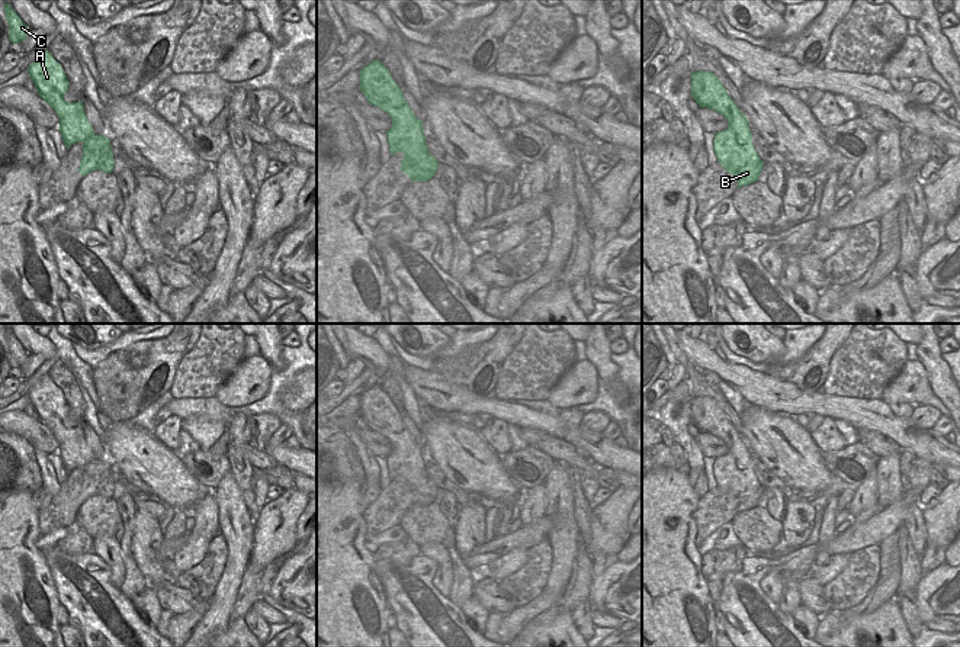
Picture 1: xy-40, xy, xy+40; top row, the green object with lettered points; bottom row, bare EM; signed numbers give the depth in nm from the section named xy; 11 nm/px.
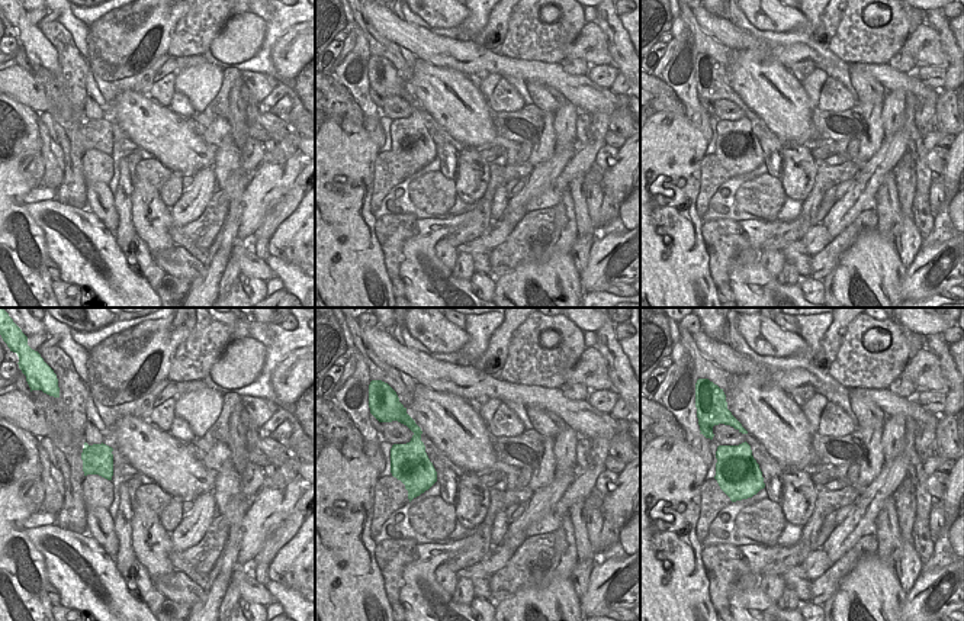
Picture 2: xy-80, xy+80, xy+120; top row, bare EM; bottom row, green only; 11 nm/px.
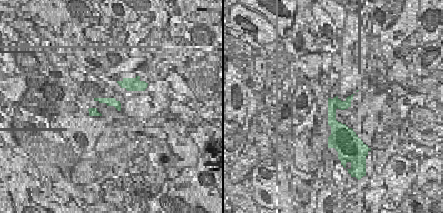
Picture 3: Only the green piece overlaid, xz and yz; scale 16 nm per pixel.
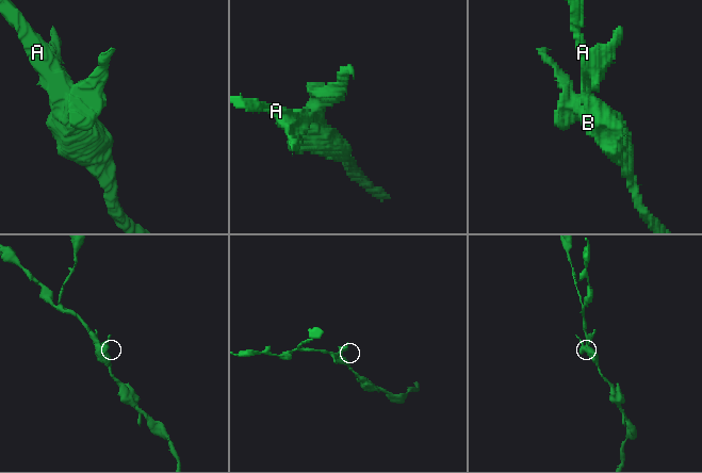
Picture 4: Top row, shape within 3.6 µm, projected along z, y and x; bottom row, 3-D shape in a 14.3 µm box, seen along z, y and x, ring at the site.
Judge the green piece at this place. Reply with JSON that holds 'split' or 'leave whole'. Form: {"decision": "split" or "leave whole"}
{"decision": "leave whole"}

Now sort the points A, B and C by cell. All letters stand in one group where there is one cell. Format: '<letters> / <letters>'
A B C

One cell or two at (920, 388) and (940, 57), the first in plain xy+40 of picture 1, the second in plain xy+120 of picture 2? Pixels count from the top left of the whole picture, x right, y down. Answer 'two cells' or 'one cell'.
one cell

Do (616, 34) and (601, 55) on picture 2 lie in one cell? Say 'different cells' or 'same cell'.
different cells

